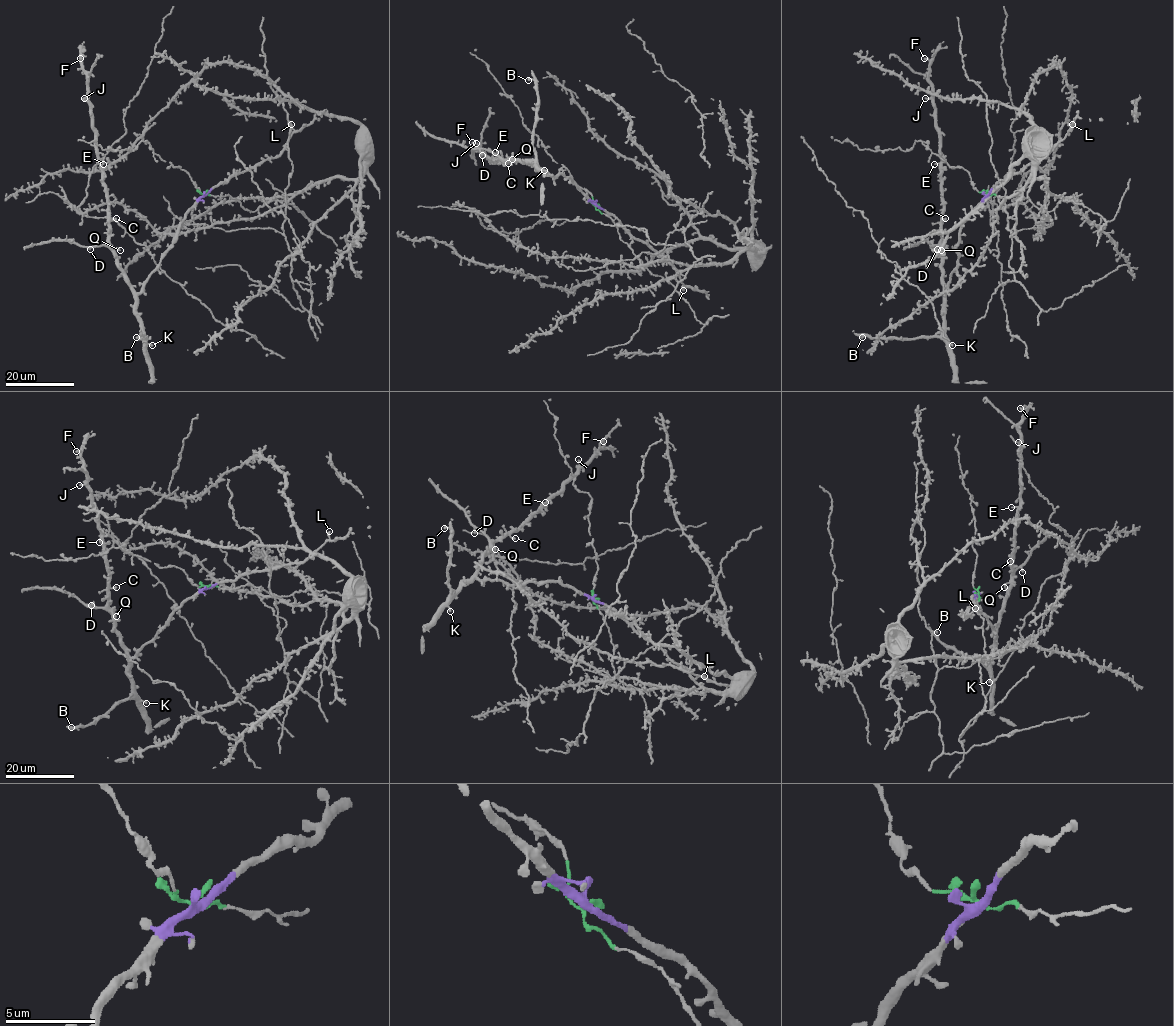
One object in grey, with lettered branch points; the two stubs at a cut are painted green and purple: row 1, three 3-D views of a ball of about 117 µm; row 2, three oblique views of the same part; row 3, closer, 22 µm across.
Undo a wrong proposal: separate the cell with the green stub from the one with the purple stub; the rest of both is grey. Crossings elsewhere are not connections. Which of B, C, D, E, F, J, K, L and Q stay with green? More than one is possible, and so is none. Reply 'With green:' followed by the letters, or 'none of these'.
With green: none of these

